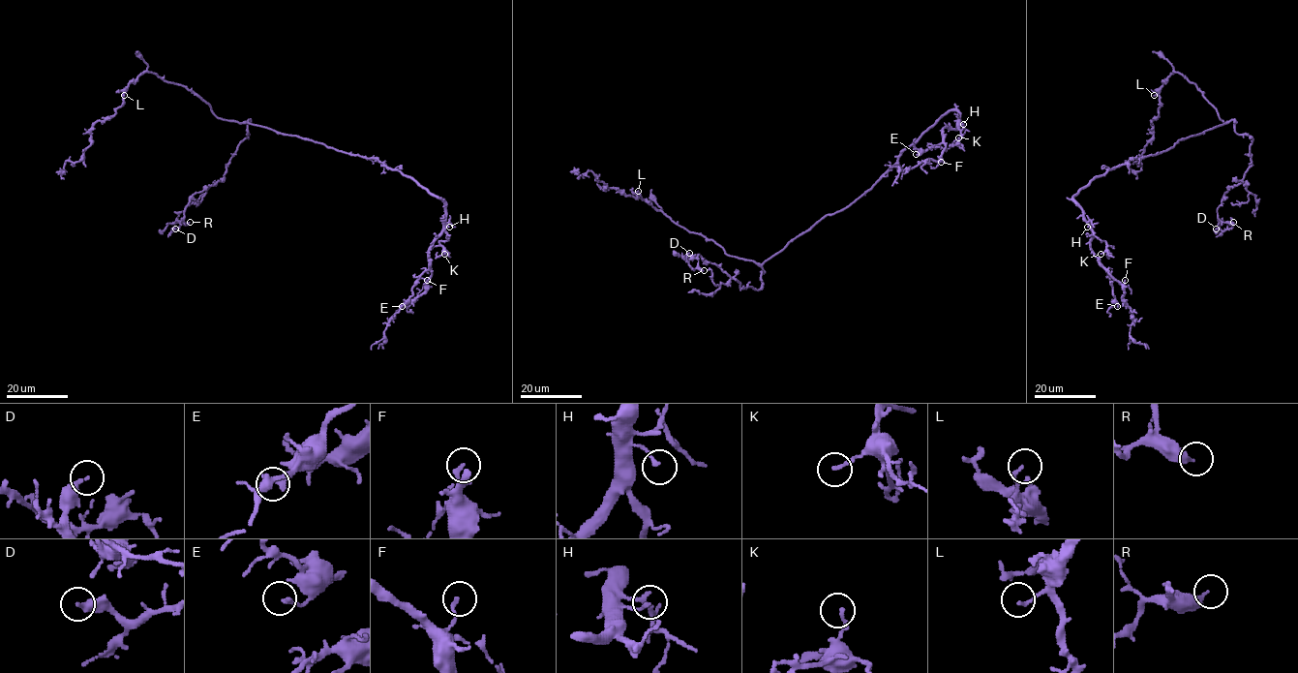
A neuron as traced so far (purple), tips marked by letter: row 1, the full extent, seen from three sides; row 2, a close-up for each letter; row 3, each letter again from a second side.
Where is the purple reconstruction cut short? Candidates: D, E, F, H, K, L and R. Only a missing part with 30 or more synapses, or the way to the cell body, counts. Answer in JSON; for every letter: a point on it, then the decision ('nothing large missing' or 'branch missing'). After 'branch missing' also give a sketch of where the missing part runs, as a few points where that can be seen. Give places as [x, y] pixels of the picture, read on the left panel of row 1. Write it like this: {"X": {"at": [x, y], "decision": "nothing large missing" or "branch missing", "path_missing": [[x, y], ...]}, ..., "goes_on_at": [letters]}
{"D": {"at": [175, 229], "decision": "nothing large missing"}, "E": {"at": [402, 306], "decision": "nothing large missing"}, "F": {"at": [427, 280], "decision": "nothing large missing"}, "H": {"at": [449, 227], "decision": "nothing large missing"}, "K": {"at": [444, 254], "decision": "nothing large missing"}, "L": {"at": [124, 95], "decision": "nothing large missing"}, "R": {"at": [190, 222], "decision": "nothing large missing"}, "goes_on_at": []}

